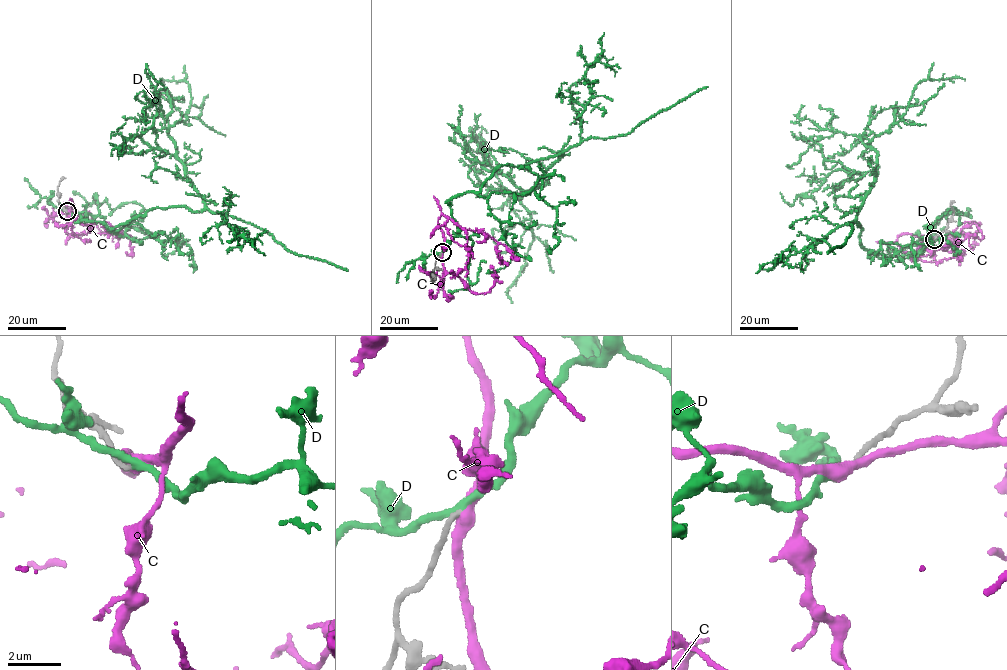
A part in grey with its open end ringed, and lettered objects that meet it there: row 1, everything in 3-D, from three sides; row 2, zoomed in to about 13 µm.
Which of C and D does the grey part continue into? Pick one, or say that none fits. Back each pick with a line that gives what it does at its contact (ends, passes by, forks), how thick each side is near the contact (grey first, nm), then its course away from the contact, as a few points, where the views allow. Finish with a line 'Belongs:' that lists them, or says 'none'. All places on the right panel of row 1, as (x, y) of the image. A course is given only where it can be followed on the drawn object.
D: It passes by. Thickness 200 nm (grey) against 280 nm. Its course: (934, 239), (877, 257), (860, 244), (856, 213), (877, 170), (871, 140), (898, 120), (922, 81), (965, 80)
Belongs: D

